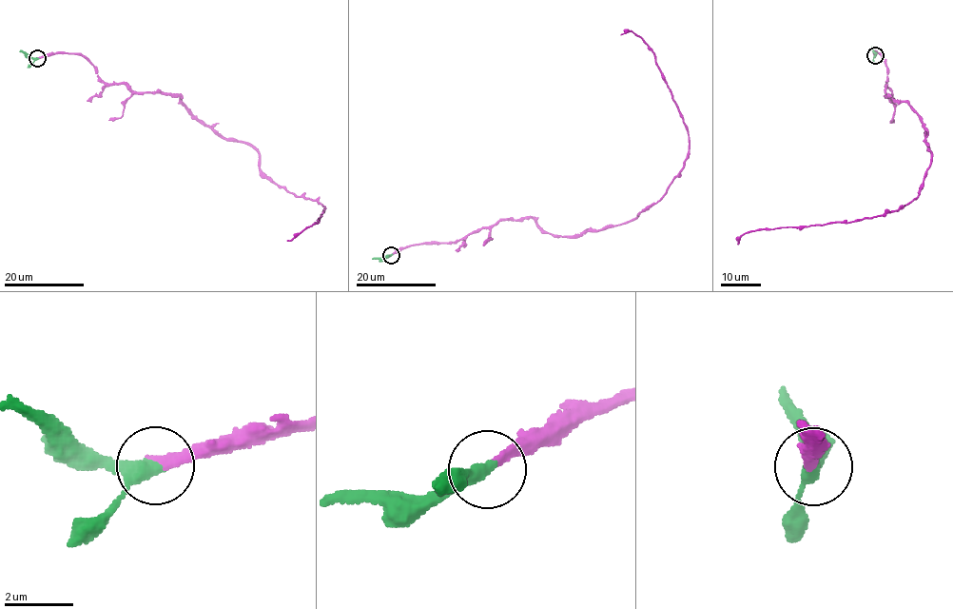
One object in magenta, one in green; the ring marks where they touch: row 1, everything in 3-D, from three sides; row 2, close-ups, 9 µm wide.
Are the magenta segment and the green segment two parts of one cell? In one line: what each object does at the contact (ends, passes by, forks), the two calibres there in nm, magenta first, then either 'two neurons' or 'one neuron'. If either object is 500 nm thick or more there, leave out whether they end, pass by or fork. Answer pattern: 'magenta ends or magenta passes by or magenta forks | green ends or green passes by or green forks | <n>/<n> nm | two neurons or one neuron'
magenta ends | green passes by | 280/320 nm | one neuron

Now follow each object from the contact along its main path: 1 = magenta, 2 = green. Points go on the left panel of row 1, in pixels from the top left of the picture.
1: (38, 58), (81, 54), (108, 84), (179, 95), (243, 141), (261, 171), (325, 206), (286, 241)
2: (38, 58), (20, 50)

